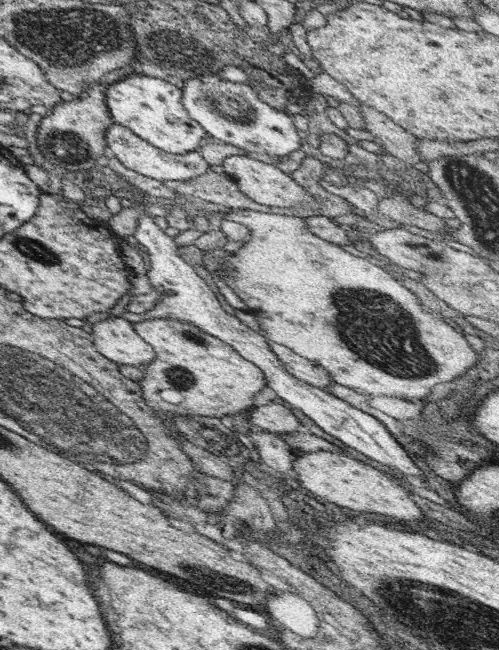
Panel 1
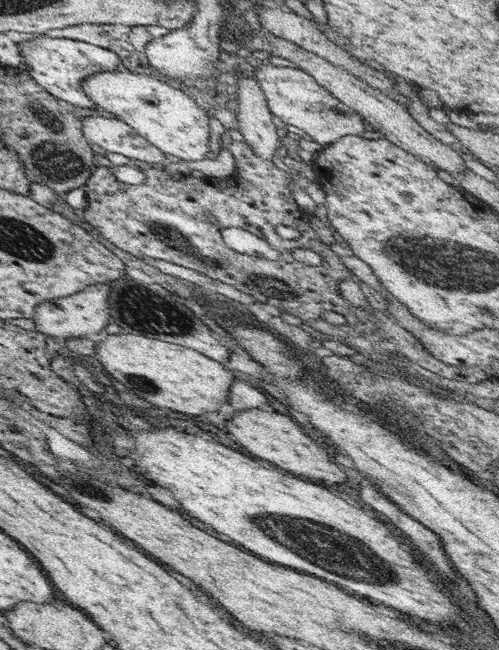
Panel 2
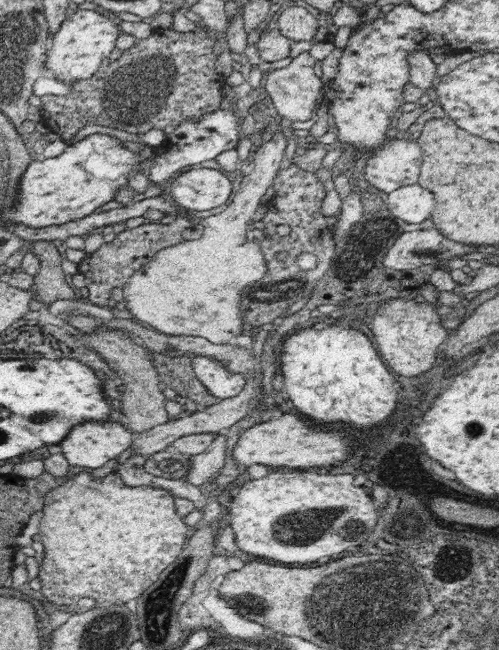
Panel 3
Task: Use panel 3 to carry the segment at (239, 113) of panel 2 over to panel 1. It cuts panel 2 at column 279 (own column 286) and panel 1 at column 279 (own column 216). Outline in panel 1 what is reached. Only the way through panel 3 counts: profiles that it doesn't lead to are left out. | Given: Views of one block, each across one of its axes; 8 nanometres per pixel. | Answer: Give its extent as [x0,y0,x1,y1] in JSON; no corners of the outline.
[222,209,480,400]

